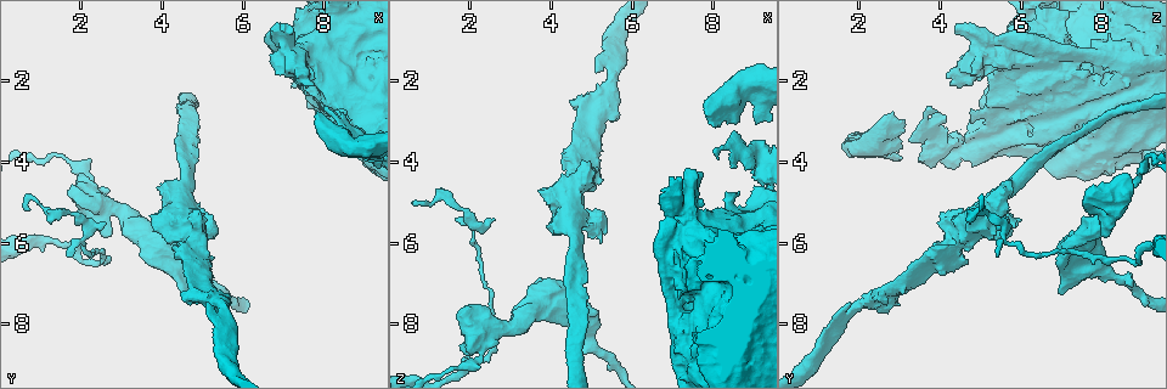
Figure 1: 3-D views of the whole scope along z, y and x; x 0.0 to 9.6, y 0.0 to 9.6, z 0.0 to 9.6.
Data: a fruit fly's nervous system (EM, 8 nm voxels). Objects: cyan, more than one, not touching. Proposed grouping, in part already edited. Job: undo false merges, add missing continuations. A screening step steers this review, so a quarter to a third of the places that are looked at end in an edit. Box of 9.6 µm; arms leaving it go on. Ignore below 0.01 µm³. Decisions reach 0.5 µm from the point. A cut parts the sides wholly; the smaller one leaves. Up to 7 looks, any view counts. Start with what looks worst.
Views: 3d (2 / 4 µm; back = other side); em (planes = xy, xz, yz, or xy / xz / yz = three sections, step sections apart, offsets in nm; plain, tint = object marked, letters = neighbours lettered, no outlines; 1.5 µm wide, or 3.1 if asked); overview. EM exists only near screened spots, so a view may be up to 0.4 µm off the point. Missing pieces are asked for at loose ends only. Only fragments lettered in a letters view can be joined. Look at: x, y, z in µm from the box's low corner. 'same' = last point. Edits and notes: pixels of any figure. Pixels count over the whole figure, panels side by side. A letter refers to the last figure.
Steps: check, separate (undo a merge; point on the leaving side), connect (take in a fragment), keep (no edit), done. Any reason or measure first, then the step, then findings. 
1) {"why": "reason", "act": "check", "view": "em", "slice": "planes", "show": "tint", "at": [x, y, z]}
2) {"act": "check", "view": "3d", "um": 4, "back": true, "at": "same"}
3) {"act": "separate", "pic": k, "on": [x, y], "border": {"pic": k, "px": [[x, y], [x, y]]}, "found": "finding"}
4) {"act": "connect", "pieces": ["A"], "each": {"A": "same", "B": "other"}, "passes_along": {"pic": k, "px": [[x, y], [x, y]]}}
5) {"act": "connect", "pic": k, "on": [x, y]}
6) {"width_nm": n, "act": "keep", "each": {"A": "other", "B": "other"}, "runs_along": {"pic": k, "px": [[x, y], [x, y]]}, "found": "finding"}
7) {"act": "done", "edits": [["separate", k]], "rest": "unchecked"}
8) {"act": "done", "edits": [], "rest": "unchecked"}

{"why": "free end", "act": "check", "view": "3d", "um": 2, "at": [8.40, 2.75, 3.85]}

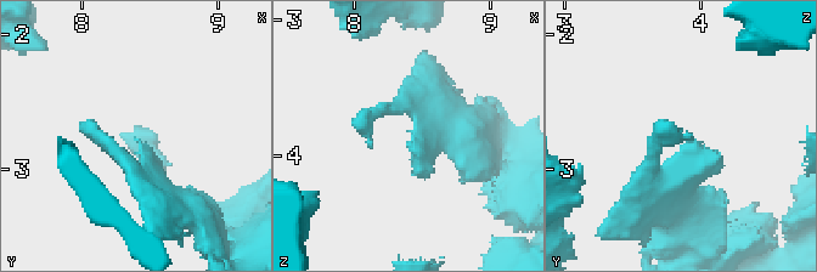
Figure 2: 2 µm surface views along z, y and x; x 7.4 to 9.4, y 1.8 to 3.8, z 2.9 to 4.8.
{"why": "need the tissue", "act": "check", "view": "em", "slice": "planes", "show": "letters", "at": [8.36, 2.74, 3.90]}

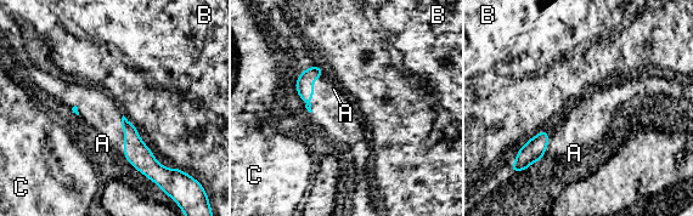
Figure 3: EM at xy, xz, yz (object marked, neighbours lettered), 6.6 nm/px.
{"act": "connect", "pieces": ["A"], "each": {"A": "same", "B": "other", "C": "other"}, "found": "the neuron continues"}

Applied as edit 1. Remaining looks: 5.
{"why": "redraw", "act": "check", "view": "overview"}

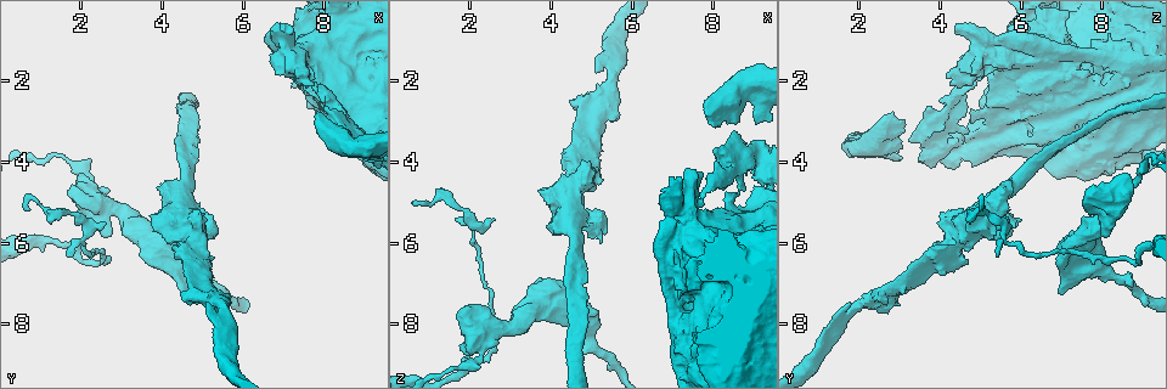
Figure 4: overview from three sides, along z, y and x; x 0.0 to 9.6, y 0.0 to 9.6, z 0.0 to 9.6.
{"why": "calibre changes", "act": "check", "view": "3d", "um": 4, "at": [4.15, 4.75, 5.50]}

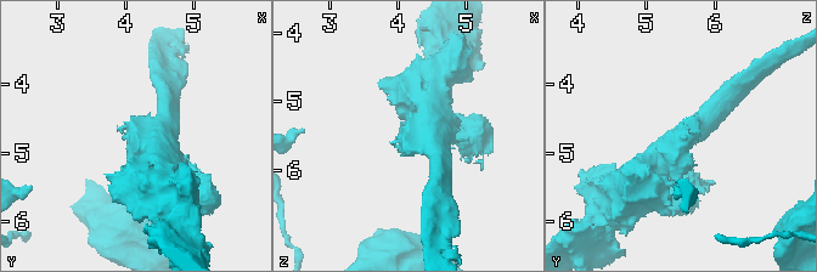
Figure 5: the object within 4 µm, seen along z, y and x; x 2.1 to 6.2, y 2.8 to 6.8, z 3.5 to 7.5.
{"why": "now the EM", "act": "check", "view": "em", "slice": "planes", "show": "letters", "at": [4.20, 4.80, 5.55]}

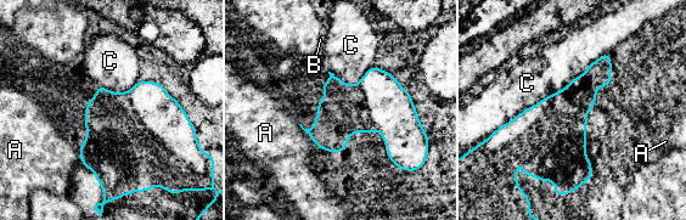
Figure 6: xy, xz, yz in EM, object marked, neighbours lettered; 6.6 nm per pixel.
{"act": "keep", "each": {"A": "other", "B": "other", "C": "other"}, "found": "all the same neuron"}

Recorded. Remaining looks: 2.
{"why": "branch stops here", "act": "check", "view": "em", "slice": "yz", "step": 8, "show": "letters", "at": [4.70, 7.00, 2.70]}

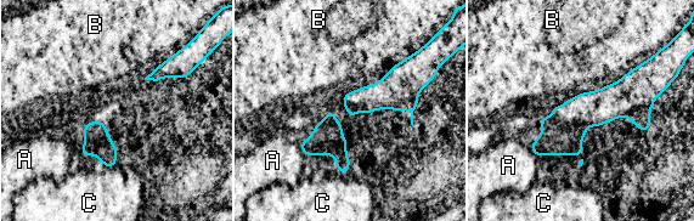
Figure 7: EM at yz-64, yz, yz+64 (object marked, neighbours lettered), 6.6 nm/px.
{"width_nm": 170, "act": "keep", "each": {"A": "other", "B": "other", "C": "other"}, "runs_along": {"pic": 7, "px": [[656, 88], [585, 109], [535, 146]]}, "found": "none of them fits"}

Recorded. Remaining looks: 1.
{"act": "done", "edits": [["connect", 3]], "rest": "unchecked"}

